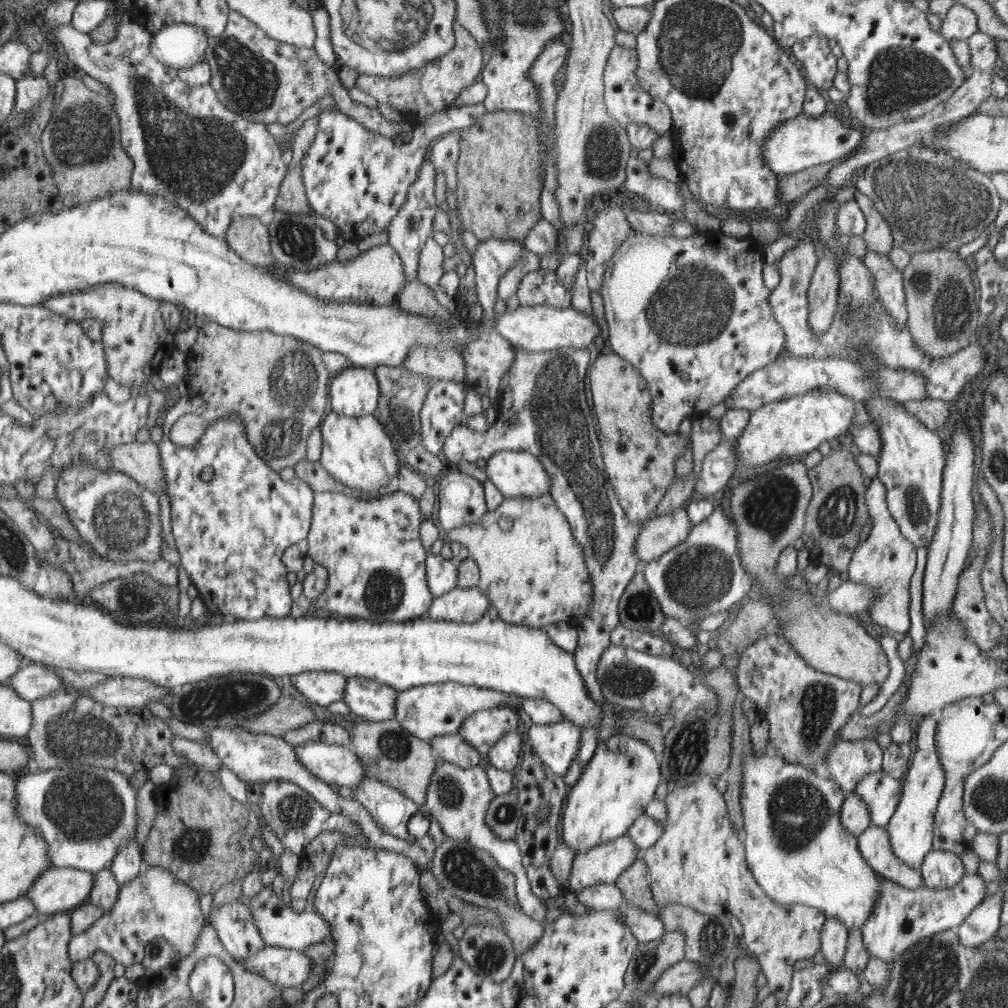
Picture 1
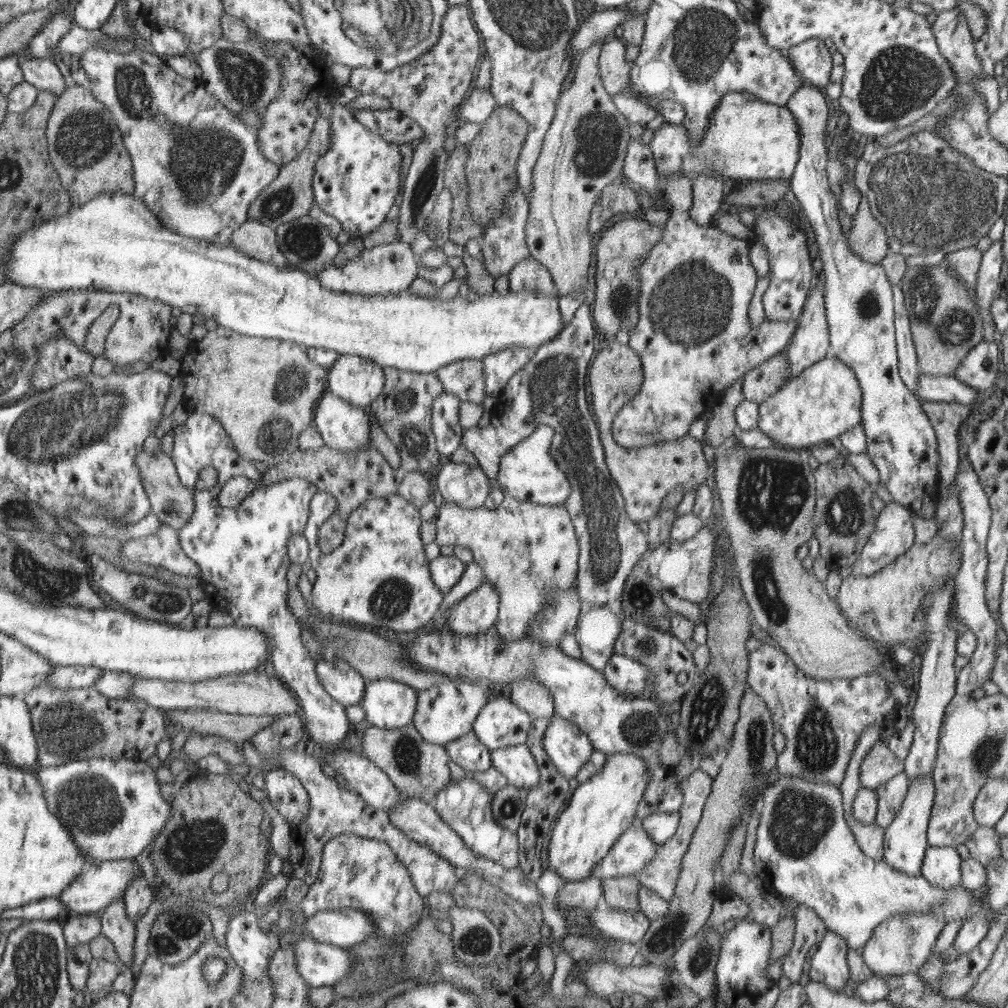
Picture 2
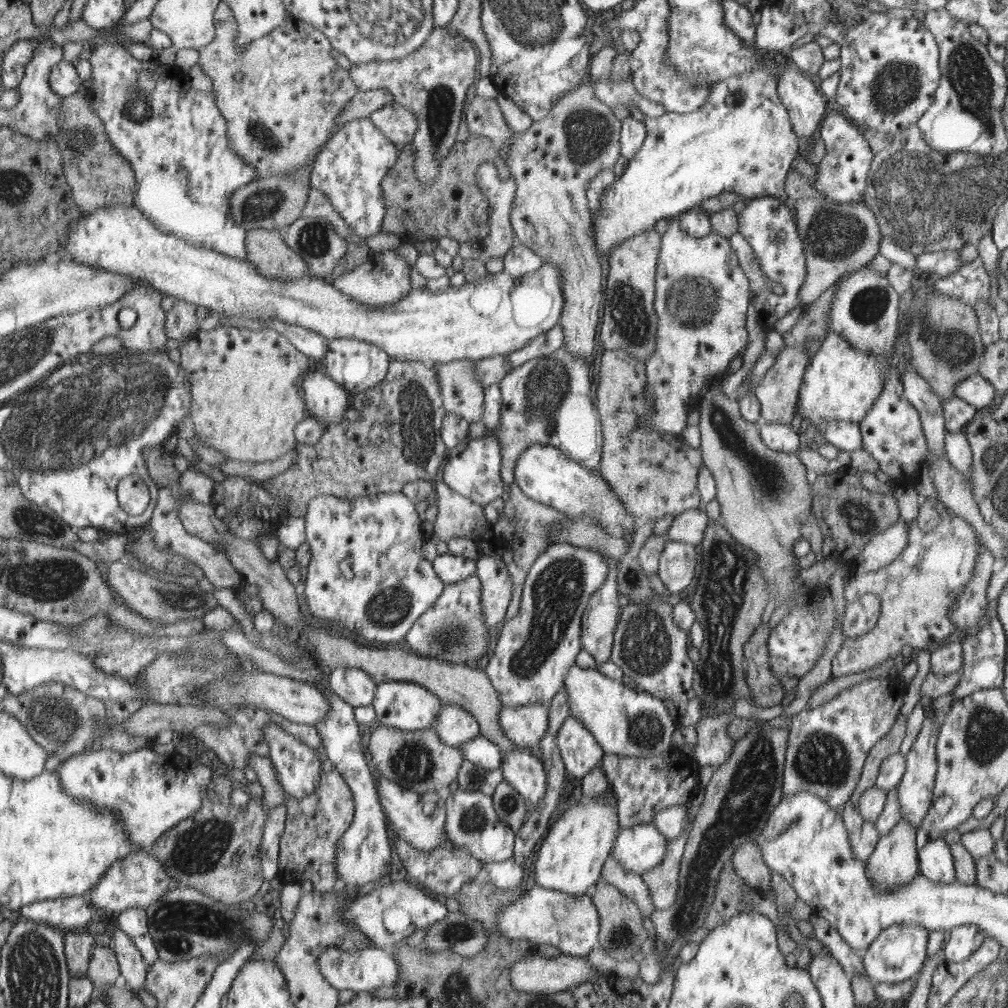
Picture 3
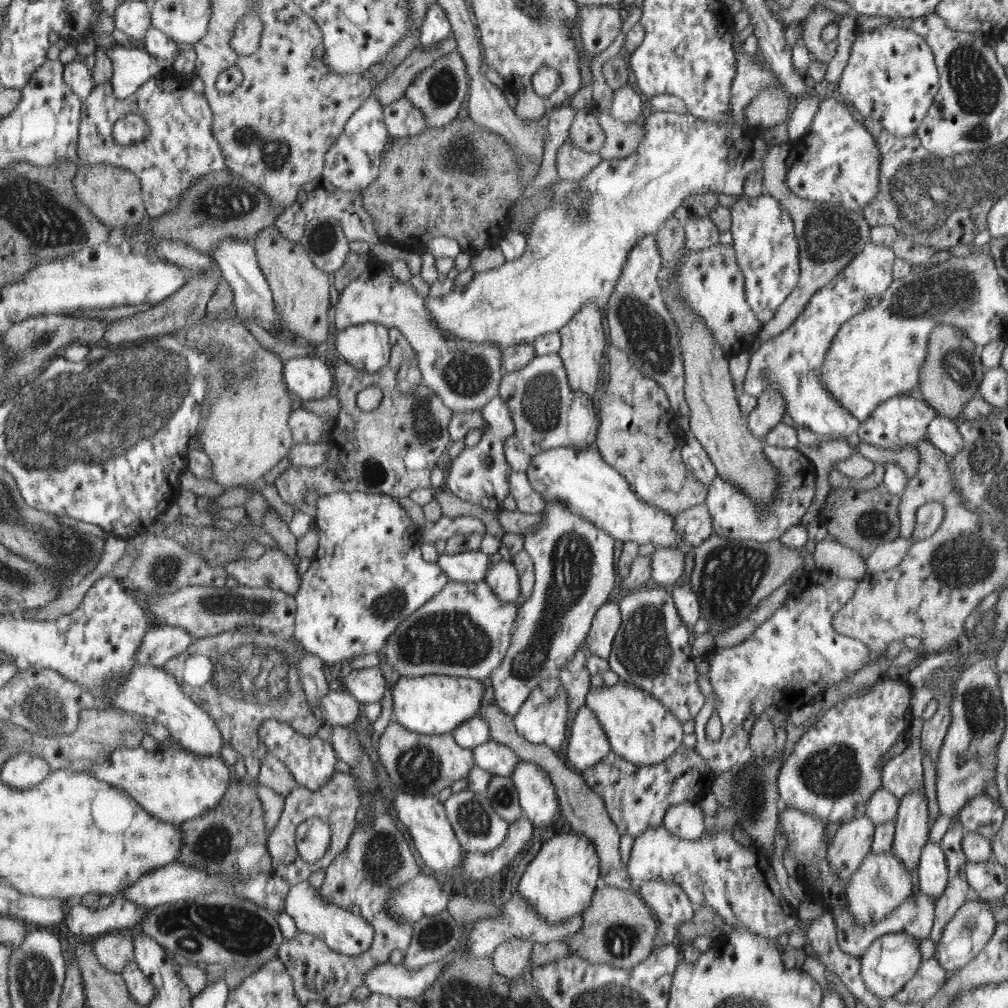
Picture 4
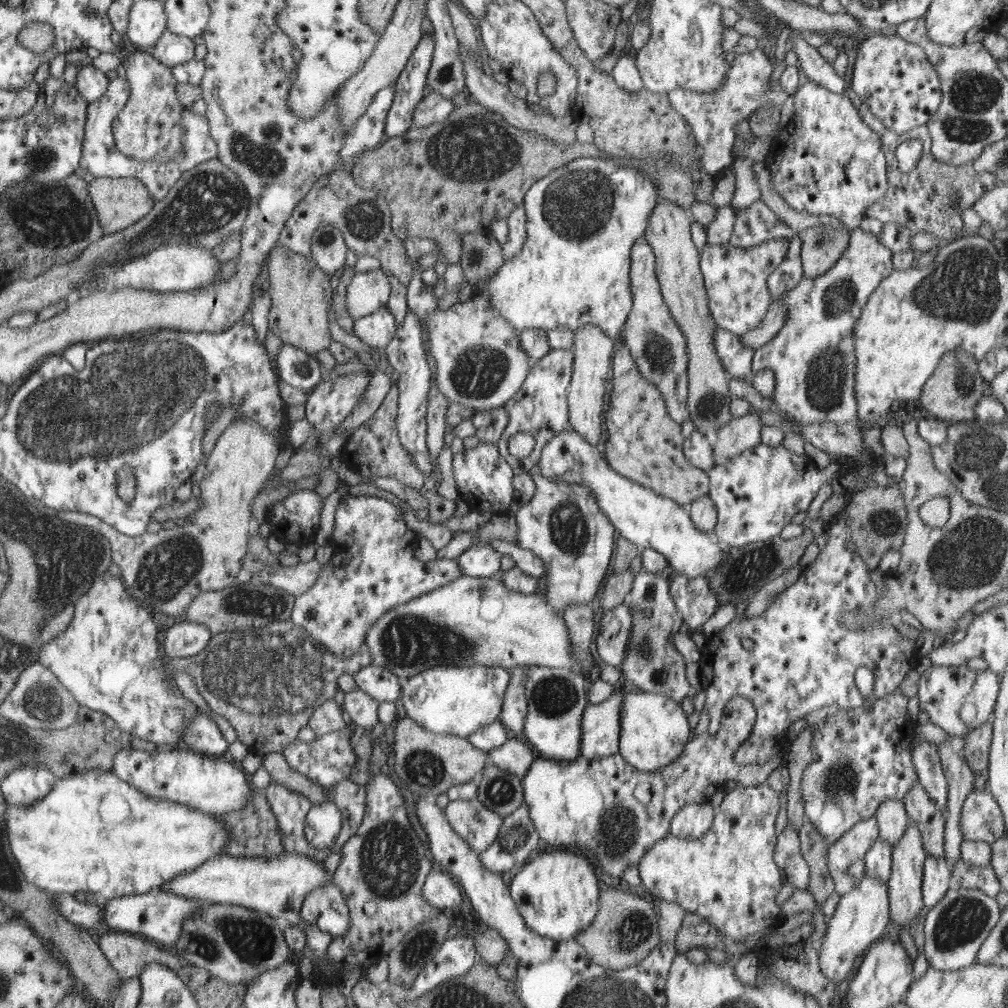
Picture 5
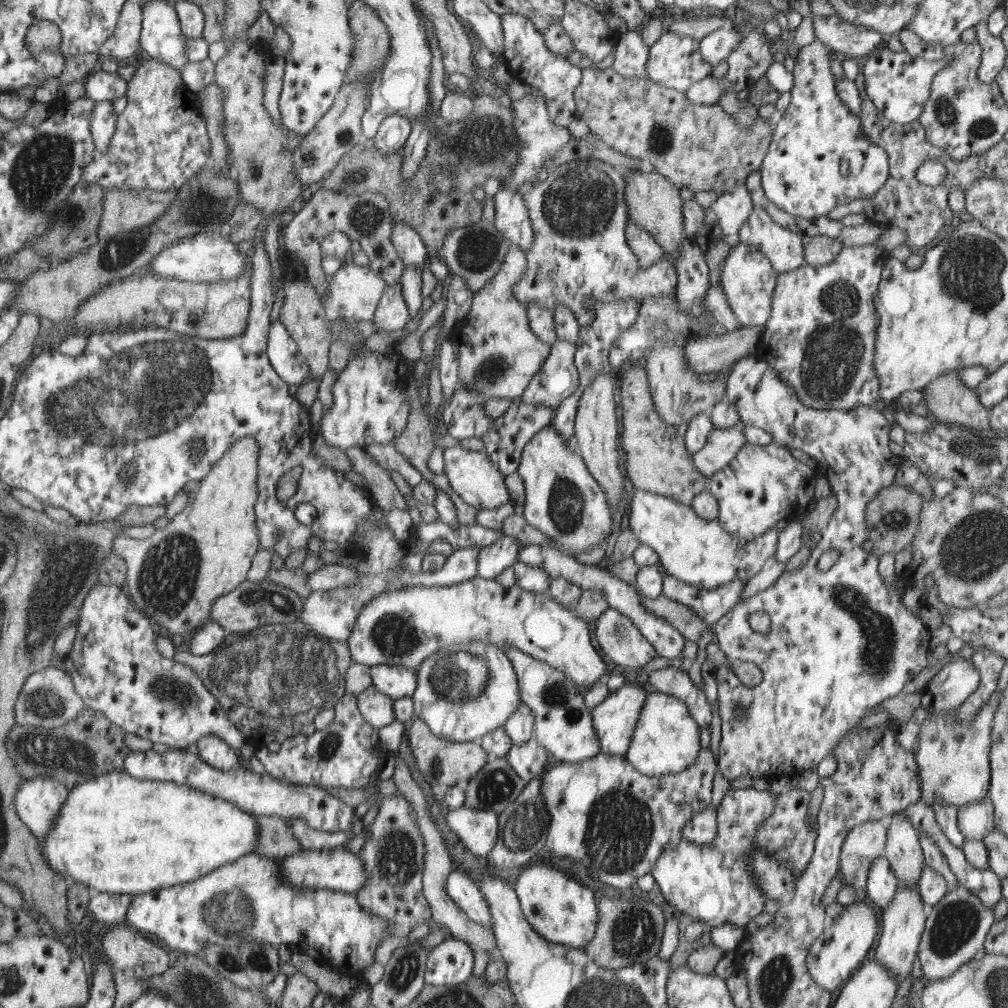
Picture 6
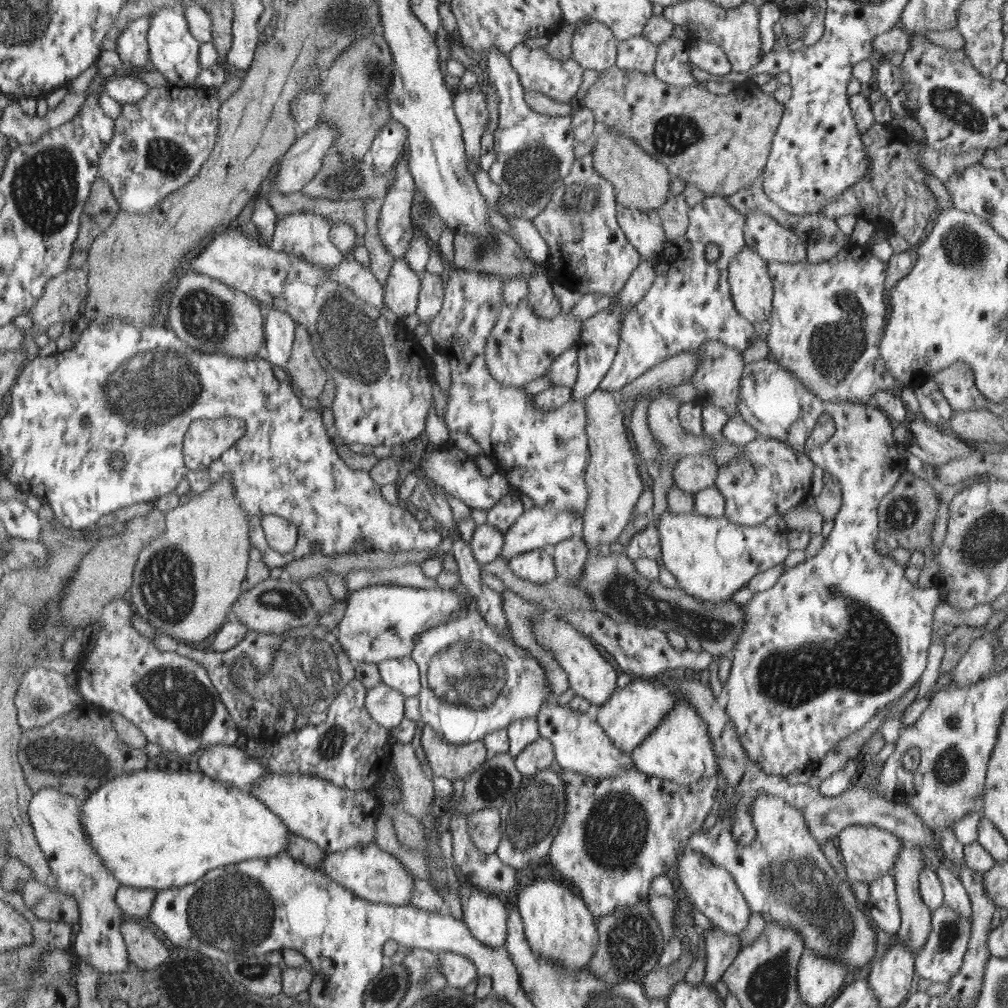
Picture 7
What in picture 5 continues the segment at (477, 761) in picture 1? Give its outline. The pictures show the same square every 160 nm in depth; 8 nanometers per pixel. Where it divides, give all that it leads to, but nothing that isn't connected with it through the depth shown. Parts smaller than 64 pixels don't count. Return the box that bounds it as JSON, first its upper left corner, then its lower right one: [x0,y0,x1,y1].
[489,739,535,779]

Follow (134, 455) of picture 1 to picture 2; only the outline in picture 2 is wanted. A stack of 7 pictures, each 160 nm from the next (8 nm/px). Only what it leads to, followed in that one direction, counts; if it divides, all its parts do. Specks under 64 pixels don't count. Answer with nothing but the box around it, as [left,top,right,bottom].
[137,449,194,530]

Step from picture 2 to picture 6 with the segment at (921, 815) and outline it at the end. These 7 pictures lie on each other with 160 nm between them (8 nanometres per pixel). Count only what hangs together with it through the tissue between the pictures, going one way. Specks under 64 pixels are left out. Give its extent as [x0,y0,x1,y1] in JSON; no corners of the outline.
[806,899,878,990]

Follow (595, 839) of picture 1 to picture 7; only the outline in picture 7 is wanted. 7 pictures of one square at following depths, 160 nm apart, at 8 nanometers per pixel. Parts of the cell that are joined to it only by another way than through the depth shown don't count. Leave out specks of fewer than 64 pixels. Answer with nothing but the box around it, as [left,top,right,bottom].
[517,880,599,969]

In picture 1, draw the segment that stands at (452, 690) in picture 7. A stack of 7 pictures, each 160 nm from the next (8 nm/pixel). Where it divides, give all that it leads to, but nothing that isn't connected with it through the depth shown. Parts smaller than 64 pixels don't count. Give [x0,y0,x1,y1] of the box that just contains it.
[343,677,400,723]

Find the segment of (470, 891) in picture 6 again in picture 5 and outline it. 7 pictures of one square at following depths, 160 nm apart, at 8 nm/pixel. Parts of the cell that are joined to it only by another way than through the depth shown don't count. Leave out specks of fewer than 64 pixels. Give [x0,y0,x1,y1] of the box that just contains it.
[424,869,464,912]

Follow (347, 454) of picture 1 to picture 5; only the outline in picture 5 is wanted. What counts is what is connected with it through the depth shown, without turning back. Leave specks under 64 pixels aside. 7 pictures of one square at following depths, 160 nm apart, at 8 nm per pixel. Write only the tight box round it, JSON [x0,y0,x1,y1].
[276,344,321,394]

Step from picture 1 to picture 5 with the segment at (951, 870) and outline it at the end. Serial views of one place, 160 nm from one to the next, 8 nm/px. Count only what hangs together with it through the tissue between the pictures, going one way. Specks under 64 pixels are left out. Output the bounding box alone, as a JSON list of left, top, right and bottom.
[921,855,953,909]

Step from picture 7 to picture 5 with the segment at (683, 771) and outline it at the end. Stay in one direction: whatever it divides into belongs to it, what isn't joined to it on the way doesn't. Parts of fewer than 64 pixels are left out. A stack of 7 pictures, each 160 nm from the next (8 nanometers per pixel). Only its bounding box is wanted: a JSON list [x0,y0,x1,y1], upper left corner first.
[619,692,692,772]

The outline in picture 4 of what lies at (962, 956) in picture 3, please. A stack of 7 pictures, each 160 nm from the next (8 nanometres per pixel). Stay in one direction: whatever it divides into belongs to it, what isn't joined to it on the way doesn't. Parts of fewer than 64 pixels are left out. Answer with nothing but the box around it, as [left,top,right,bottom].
[936,899,997,970]

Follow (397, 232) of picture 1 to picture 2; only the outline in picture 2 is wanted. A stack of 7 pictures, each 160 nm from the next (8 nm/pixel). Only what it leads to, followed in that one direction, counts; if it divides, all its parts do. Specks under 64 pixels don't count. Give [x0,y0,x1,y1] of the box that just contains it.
[348,5,480,245]

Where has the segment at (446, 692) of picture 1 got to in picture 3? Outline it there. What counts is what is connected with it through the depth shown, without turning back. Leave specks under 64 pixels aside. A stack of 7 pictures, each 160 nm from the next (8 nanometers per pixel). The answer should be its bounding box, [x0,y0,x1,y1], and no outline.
[432,703,481,747]

